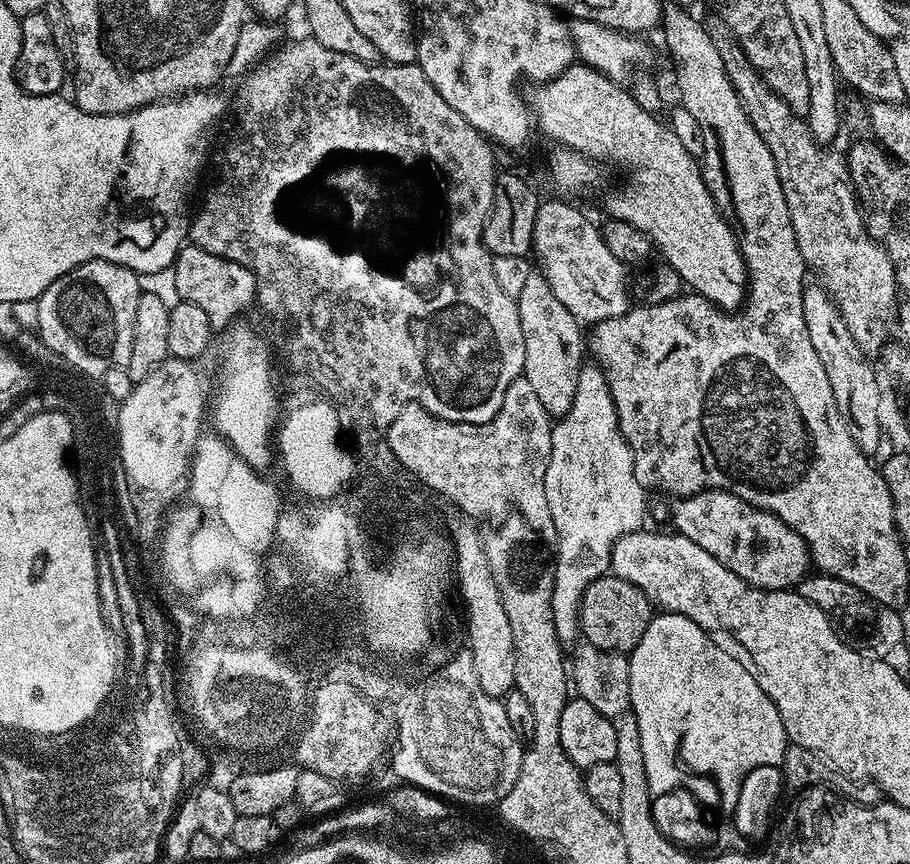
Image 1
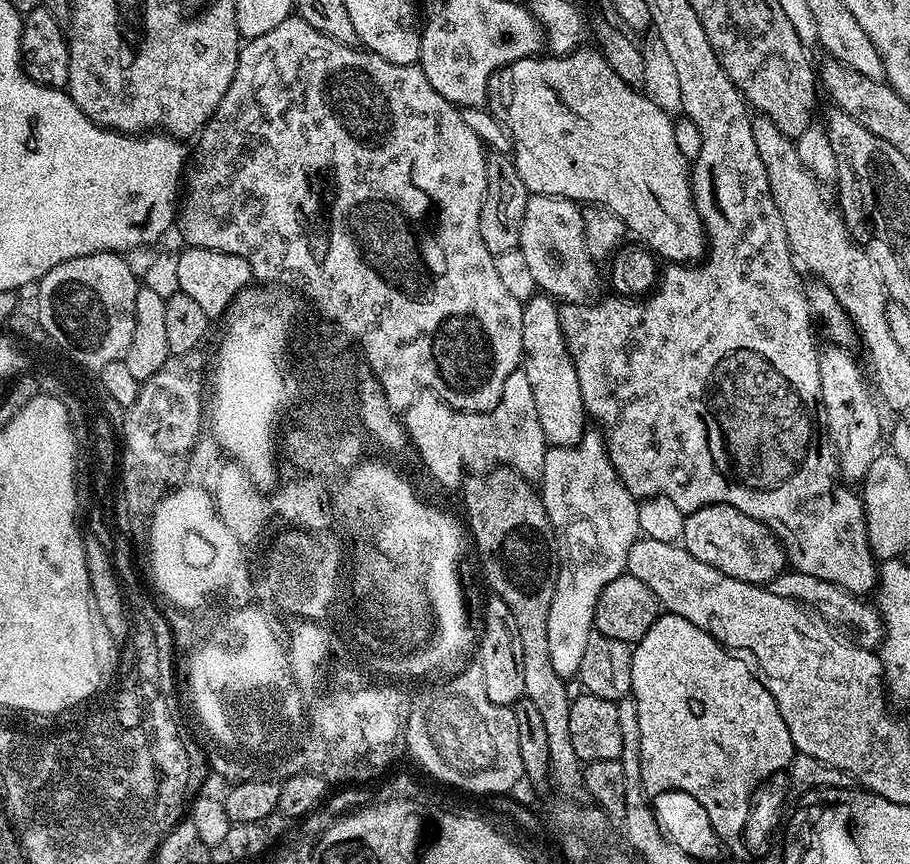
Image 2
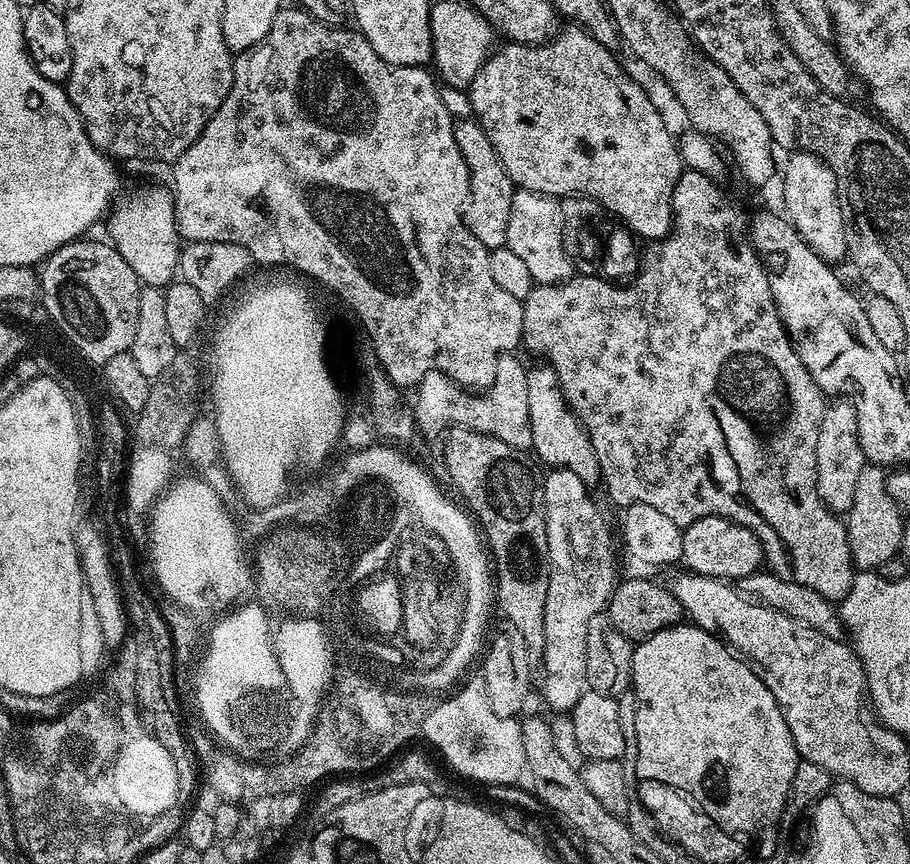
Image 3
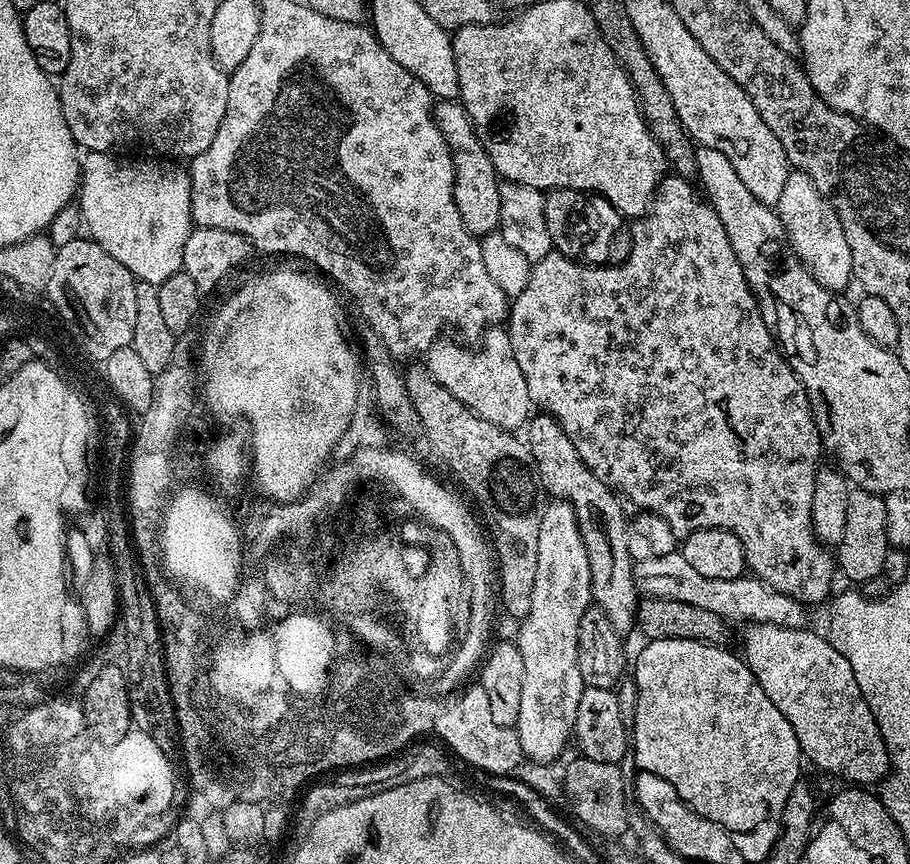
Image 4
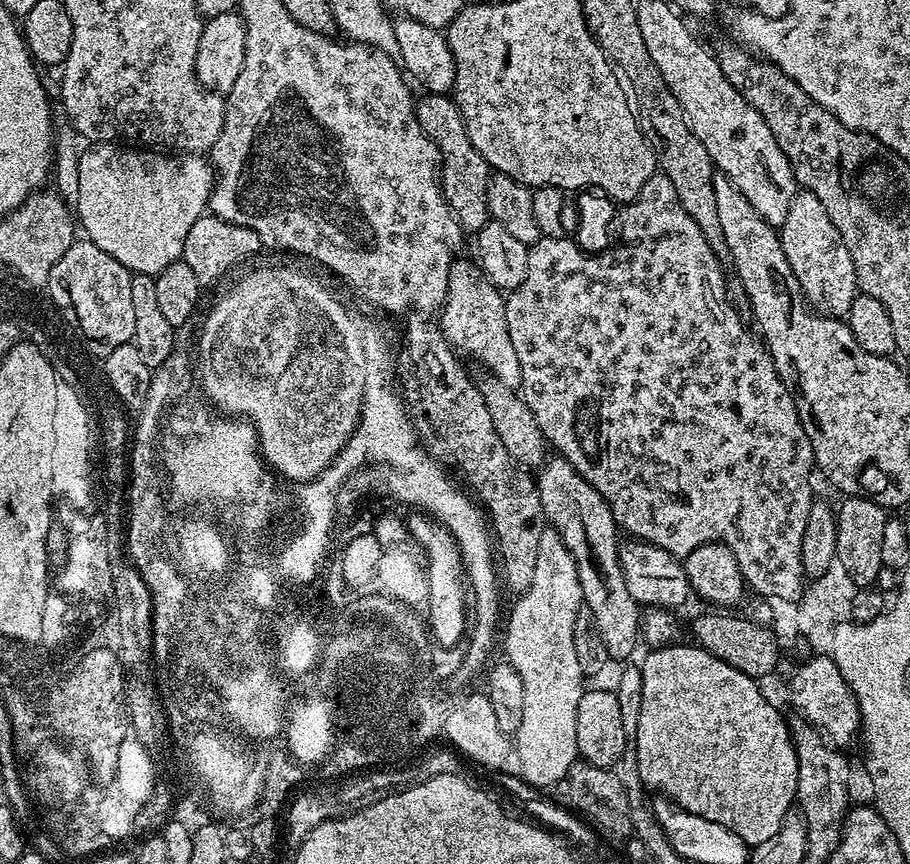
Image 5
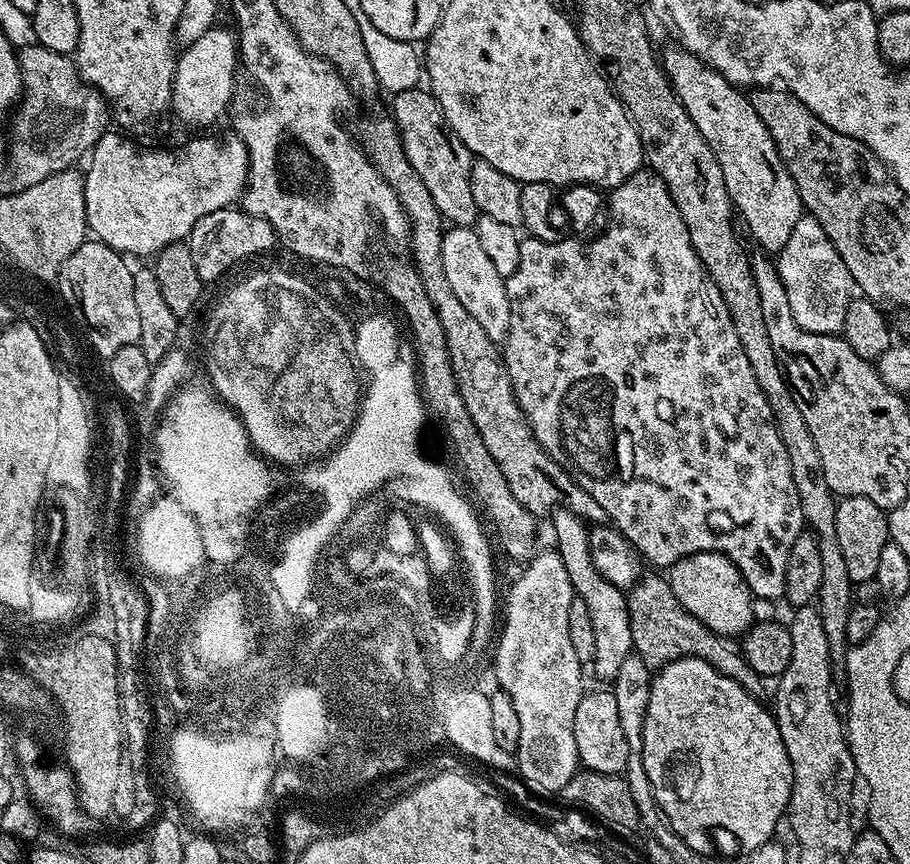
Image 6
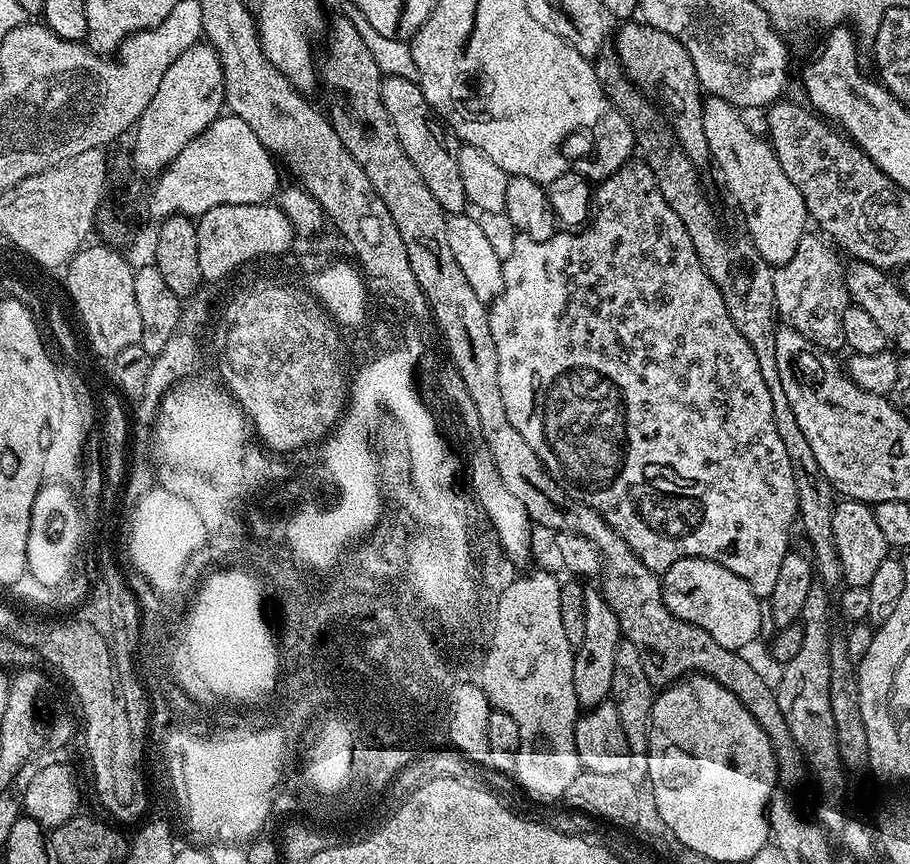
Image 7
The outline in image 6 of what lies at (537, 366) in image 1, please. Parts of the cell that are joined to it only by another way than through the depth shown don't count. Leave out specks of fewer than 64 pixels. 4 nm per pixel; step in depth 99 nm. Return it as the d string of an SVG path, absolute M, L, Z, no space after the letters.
M565 508L555 509L551 513L552 532L556 535L554 550L562 558L562 566L566 566L566 574L570 574L570 586L575 596L586 602L590 619L594 626L594 658L590 665L605 682L615 680L623 660L633 655L632 635L630 634L630 614L626 592L618 586L611 585L594 566L591 557L591 546L588 541L589 525L573 512Z

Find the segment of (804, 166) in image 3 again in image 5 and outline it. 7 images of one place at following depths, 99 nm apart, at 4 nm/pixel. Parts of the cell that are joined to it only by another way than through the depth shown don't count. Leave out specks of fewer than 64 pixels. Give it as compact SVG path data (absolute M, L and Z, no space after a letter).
M807 190L797 191L794 202L790 202L790 211L786 222L779 228L782 254L790 262L790 270L800 287L799 293L804 297L809 308L822 316L847 317L850 306L858 294L854 262L838 226L830 222L830 214L818 202L818 198Z

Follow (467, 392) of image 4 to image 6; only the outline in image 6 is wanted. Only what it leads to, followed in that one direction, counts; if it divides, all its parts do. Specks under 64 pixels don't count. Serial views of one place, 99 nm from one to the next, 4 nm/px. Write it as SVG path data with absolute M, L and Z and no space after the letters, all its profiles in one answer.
M452 226L445 231L442 238L442 270L446 270L450 290L454 290L458 302L466 306L471 316L482 325L482 330L486 330L492 340L505 340L510 326L508 286L505 277L500 276L497 268L490 262L475 227Z

